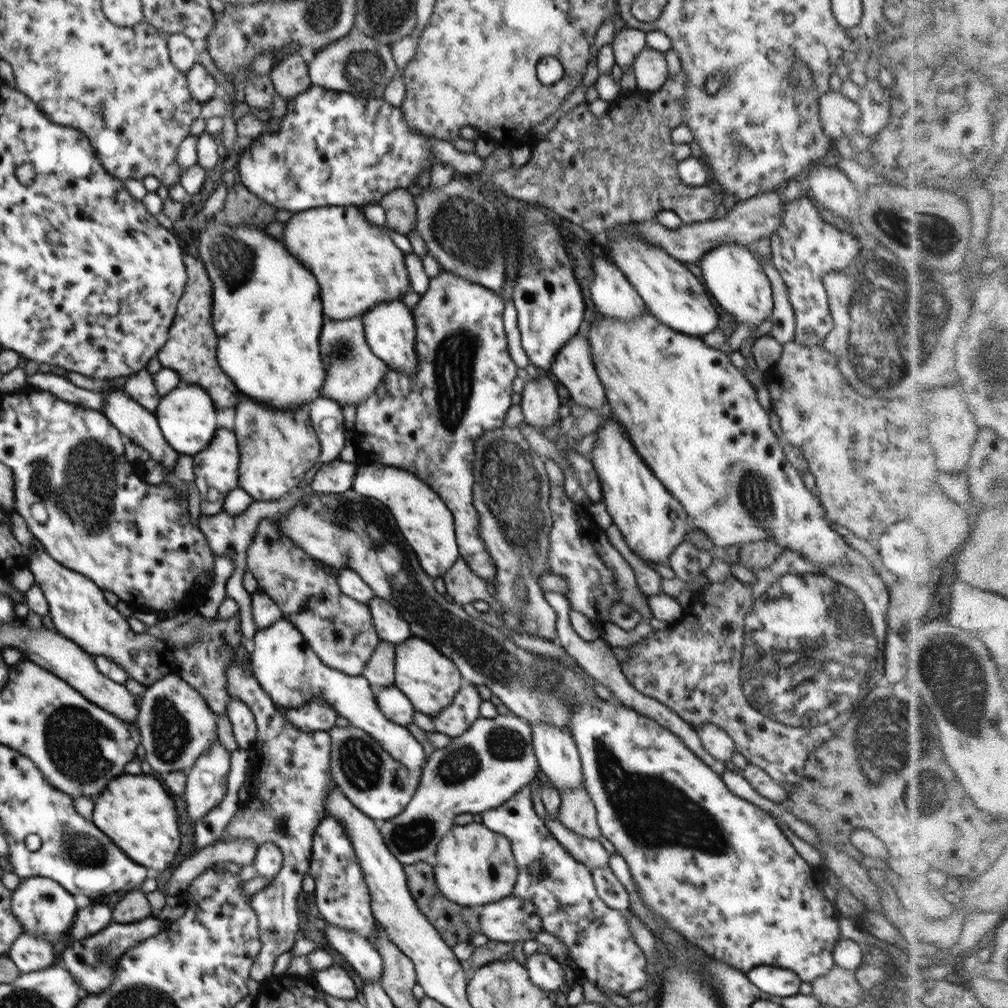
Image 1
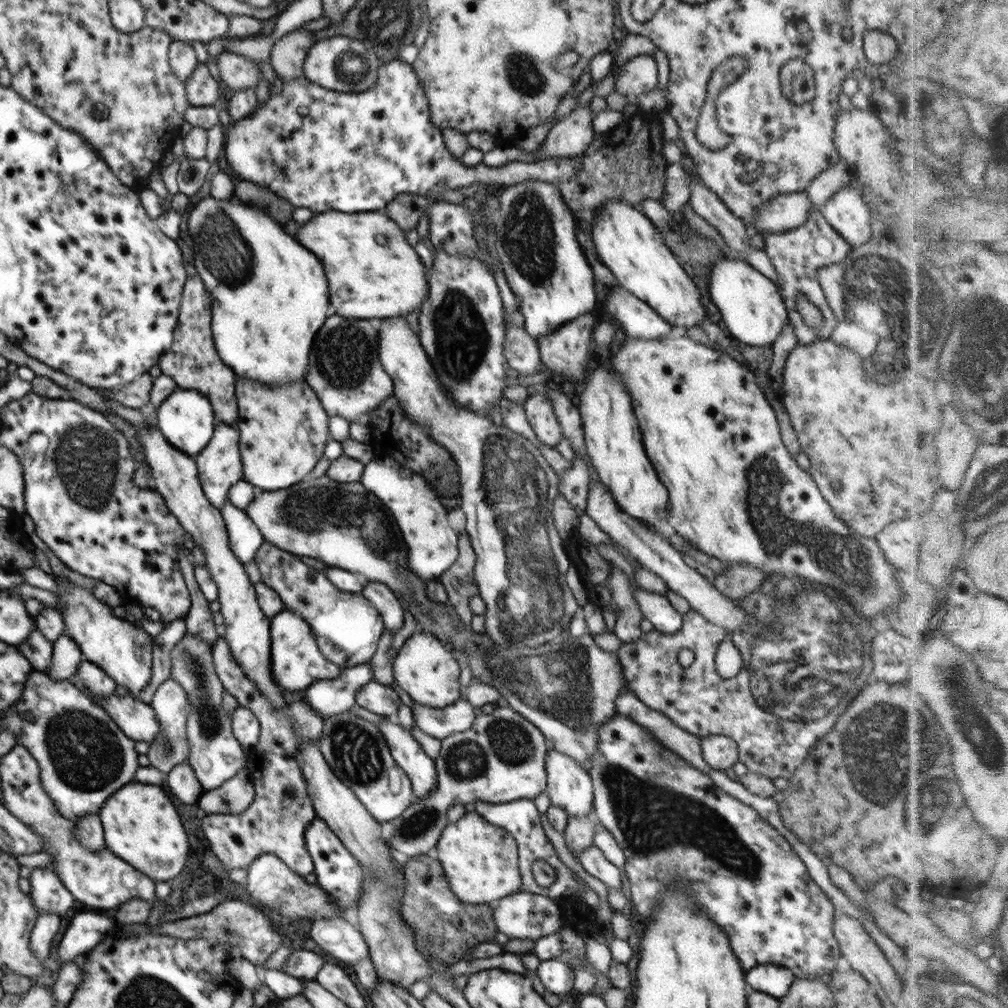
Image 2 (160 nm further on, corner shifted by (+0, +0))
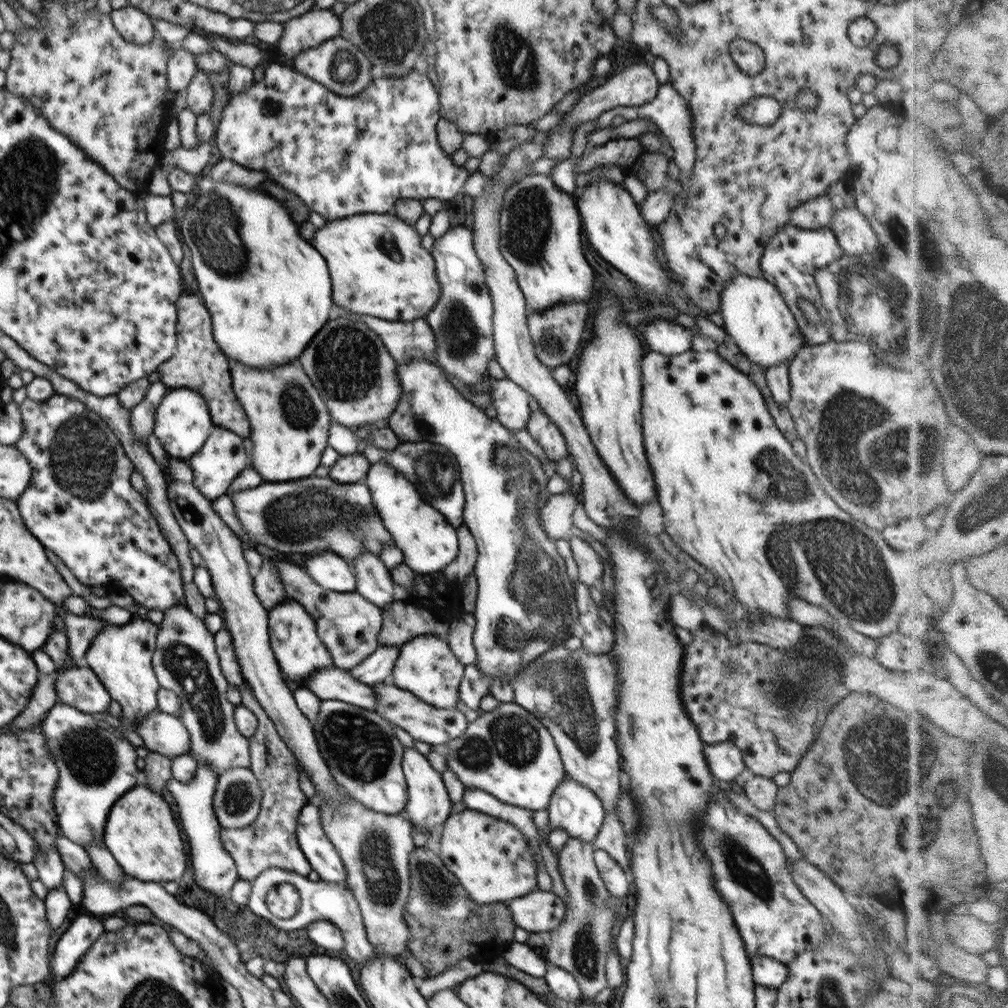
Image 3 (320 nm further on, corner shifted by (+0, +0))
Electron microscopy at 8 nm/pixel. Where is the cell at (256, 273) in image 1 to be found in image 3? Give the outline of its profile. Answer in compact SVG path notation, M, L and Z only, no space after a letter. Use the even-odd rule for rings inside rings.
M227 181L216 182L215 190L207 195L197 196L184 214L184 220L180 222L180 234L184 242L191 251L191 264L194 278L198 283L198 295L203 300L206 309L209 310L212 318L213 333L215 341L218 343L220 350L229 360L236 360L244 366L252 366L252 368L280 368L284 364L296 363L296 358L304 352L304 348L308 346L308 342L312 340L312 336L322 328L330 318L330 308L332 308L332 284L330 284L329 270L326 268L326 260L316 252L316 248L312 248L304 238L300 235L298 224L290 218L288 210L272 196L264 194L262 189L248 189L242 185L230 183Z

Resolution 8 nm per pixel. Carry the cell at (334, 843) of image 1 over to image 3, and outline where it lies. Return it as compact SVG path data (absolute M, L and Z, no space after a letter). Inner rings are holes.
M314 801L308 802L308 804L302 807L299 814L297 824L297 840L300 850L304 854L304 857L308 859L310 866L313 870L318 872L320 880L327 883L340 883L346 884L346 869L340 855L336 851L332 842L326 836L324 832L321 820L318 804Z

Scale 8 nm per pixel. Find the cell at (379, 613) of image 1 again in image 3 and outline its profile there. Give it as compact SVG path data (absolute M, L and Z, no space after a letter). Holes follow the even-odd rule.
M364 551L350 562L355 572L355 591L380 608L391 605L394 585L390 571L376 553Z

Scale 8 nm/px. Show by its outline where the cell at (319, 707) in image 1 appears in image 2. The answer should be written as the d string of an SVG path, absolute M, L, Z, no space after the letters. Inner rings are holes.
M362 663L341 669L338 678L314 681L301 695L326 720L334 714L349 711L354 704L356 691L373 680L372 663Z

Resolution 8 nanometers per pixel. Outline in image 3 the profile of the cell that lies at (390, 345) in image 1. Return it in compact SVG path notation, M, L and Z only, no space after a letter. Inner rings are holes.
M424 358L410 359L410 361L406 361L406 364L404 365L396 364L396 376L399 377L399 381L401 382L402 394L396 410L394 410L389 416L385 425L389 426L398 435L398 438L402 442L431 442L445 446L450 452L452 452L452 454L454 454L456 462L458 462L466 503L464 506L463 522L470 529L472 536L475 538L478 549L477 561L473 568L473 572L478 580L476 608L472 613L475 618L473 645L475 646L477 654L474 664L478 667L481 674L488 678L492 678L492 681L502 680L502 682L509 682L509 679L513 678L519 670L523 670L527 664L530 664L541 654L554 648L554 646L558 646L558 644L561 644L561 641L572 635L572 629L576 622L579 621L579 610L577 609L575 599L575 588L573 587L573 582L566 574L564 559L562 559L559 552L556 551L554 540L547 536L546 531L541 527L539 521L538 512L540 512L540 508L544 508L548 497L552 496L548 489L546 489L546 484L548 484L550 478L544 473L540 460L532 453L527 454L523 446L511 435L511 432L505 426L500 424L497 419L488 417L483 409L475 406L471 401L462 397L460 392L454 388L454 385L441 374L441 368L438 365L432 365L432 363L424 361Z

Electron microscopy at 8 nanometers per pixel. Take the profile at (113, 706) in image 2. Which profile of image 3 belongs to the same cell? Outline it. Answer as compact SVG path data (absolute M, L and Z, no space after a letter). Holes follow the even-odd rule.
M152 710L142 721L134 723L134 731L151 752L158 752L171 759L190 754L190 734L177 716Z

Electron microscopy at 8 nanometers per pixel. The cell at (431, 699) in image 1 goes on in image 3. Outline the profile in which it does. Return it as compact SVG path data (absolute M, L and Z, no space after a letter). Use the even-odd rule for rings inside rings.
M418 635L401 645L400 650L393 668L394 684L432 707L454 709L465 666L460 664L447 641L438 635Z

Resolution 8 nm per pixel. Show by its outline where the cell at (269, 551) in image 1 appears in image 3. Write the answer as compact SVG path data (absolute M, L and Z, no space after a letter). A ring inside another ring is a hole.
M263 556L264 560L272 561L279 570L285 592L312 615L317 626L320 640L326 645L333 664L349 671L365 661L380 645L378 635L383 623L382 611L379 606L366 600L359 592L334 592L320 586L304 569L286 561L278 561Z

